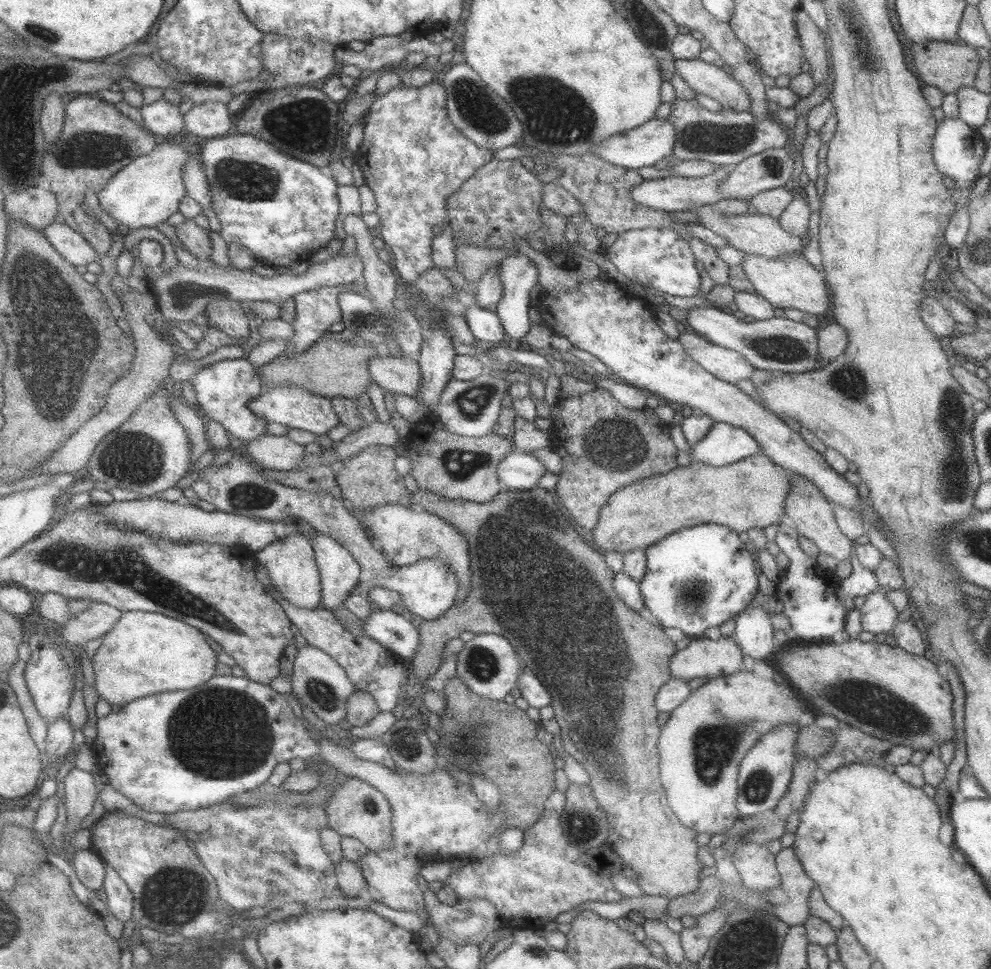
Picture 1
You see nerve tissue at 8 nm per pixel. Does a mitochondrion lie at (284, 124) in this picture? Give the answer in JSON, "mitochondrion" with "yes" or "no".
{"mitochondrion":"yes"}

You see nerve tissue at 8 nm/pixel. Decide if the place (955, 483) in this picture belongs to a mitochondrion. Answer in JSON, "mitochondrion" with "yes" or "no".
{"mitochondrion":"yes"}

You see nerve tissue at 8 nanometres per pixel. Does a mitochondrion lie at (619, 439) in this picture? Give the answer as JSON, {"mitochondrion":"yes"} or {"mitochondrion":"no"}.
{"mitochondrion":"yes"}

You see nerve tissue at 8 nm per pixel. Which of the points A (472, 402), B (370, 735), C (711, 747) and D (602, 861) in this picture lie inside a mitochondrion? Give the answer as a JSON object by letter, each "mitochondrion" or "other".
{"A":"mitochondrion","B":"other","C":"mitochondrion","D":"other"}

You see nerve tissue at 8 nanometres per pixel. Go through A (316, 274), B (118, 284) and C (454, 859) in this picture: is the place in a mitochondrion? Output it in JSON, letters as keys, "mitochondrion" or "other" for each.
{"A":"other","B":"other","C":"other"}

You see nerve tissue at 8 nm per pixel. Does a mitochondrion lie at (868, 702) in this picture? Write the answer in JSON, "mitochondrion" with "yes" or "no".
{"mitochondrion":"yes"}

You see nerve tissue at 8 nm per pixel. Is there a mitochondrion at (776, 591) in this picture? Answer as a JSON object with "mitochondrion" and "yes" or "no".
{"mitochondrion":"no"}

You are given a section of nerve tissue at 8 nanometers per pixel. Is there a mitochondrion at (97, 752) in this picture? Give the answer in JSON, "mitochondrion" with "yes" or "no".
{"mitochondrion":"no"}

